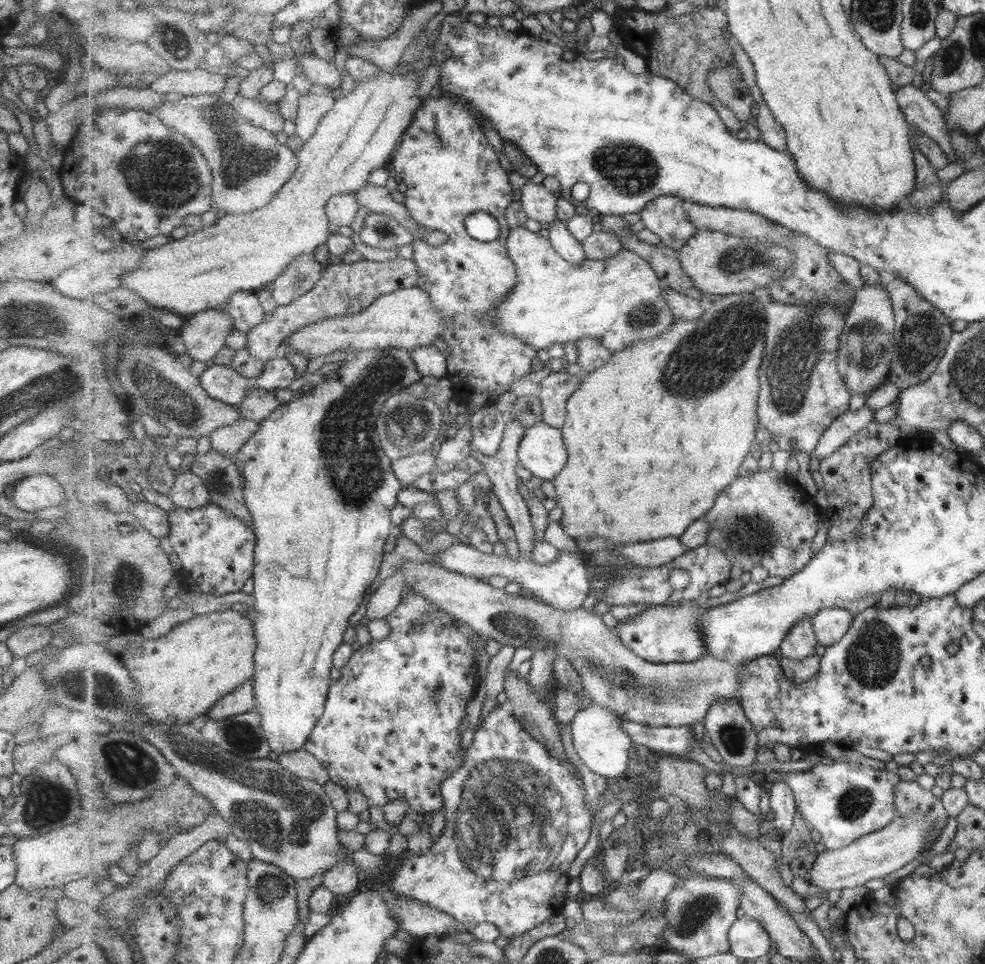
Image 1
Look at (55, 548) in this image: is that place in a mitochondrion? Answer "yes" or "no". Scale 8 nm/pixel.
no

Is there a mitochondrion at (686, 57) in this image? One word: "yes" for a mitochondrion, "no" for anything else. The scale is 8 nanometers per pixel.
yes

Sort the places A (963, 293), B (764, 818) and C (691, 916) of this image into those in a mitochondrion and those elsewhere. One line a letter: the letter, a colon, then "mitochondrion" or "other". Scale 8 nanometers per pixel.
A: other
B: other
C: mitochondrion

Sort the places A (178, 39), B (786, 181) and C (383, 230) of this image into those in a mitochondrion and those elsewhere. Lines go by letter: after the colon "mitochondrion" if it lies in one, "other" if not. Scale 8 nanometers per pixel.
A: other
B: other
C: mitochondrion

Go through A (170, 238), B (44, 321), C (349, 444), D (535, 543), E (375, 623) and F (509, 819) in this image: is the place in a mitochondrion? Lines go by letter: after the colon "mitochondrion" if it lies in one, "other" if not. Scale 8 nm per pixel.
A: other
B: mitochondrion
C: mitochondrion
D: other
E: other
F: mitochondrion

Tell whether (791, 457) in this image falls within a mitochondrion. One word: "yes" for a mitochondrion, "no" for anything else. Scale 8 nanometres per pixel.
no

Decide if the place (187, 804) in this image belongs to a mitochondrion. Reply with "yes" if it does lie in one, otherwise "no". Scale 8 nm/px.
yes

